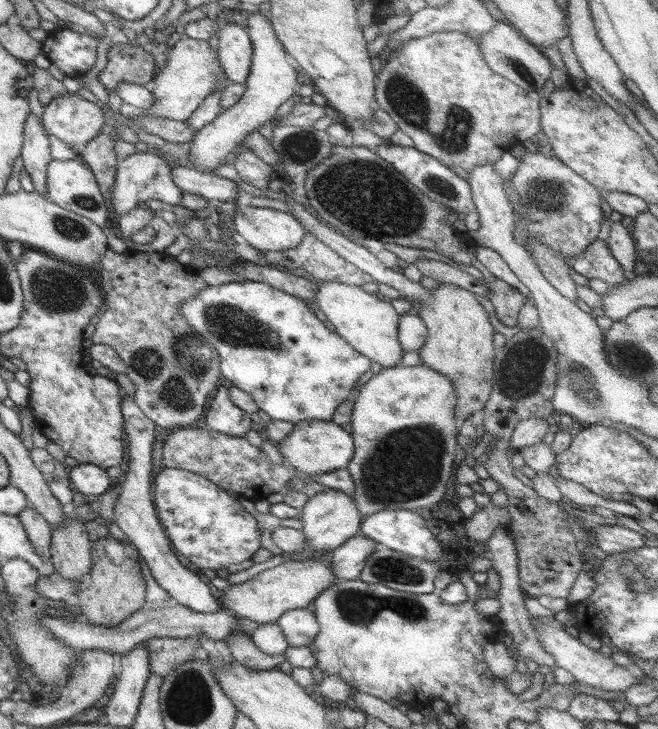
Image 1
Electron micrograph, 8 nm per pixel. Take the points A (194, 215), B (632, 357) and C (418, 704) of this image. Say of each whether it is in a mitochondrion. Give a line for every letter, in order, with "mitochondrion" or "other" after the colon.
A: other
B: mitochondrion
C: other

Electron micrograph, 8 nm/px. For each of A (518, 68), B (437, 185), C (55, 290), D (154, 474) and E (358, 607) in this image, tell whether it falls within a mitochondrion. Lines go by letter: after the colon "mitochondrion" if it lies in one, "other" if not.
A: mitochondrion
B: mitochondrion
C: mitochondrion
D: other
E: mitochondrion

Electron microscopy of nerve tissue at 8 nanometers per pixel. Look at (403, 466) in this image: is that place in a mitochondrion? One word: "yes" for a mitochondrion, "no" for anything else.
yes

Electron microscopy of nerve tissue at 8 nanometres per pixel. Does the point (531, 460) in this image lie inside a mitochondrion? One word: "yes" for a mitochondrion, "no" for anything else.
no

